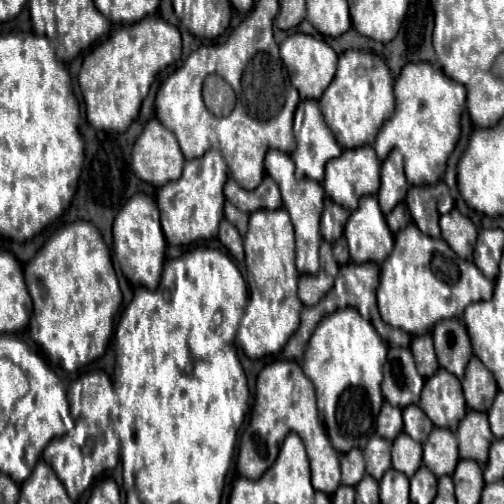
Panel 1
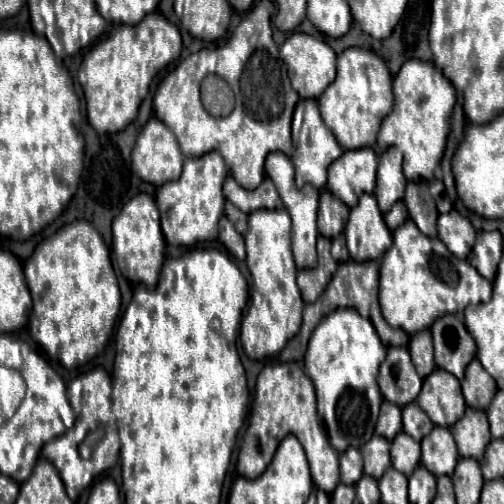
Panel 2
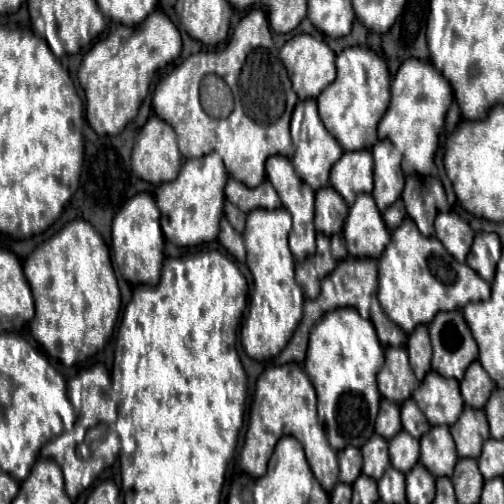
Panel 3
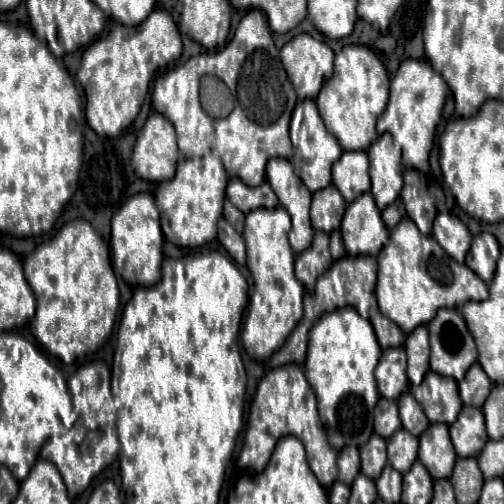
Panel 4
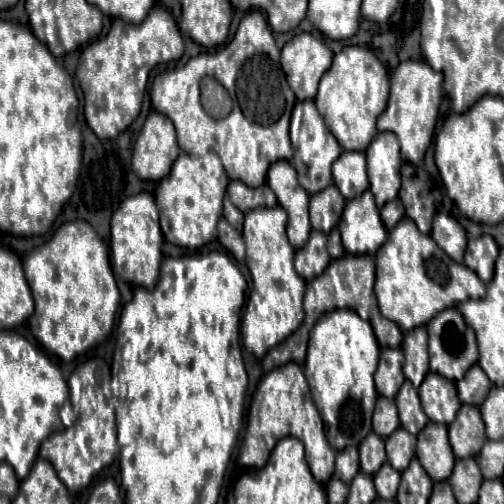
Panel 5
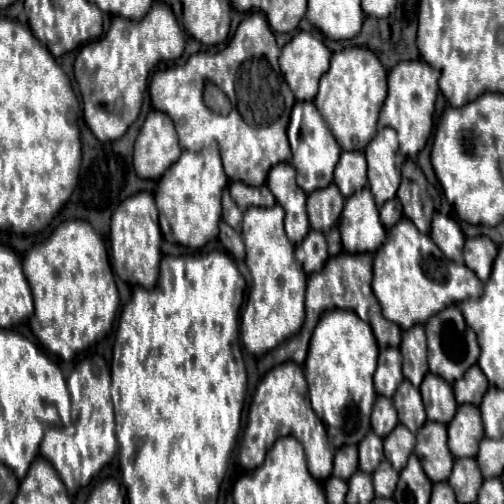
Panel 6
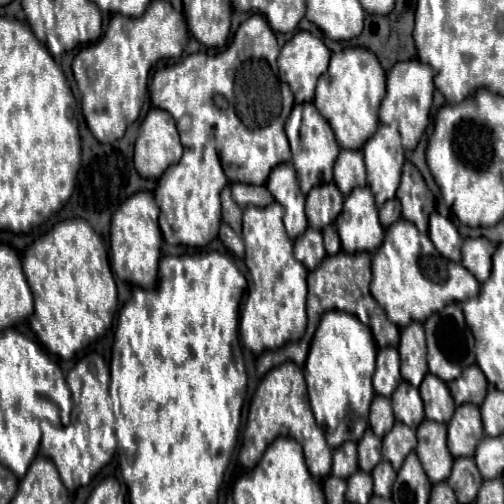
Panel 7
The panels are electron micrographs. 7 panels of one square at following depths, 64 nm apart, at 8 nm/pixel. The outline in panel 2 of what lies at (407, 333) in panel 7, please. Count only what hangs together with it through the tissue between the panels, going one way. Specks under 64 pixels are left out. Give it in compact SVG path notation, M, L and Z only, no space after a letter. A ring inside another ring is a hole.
M422 330L410 336L410 344L408 344L410 356L412 356L412 364L418 372L420 378L426 378L434 368L434 356L432 356L432 336L430 330Z

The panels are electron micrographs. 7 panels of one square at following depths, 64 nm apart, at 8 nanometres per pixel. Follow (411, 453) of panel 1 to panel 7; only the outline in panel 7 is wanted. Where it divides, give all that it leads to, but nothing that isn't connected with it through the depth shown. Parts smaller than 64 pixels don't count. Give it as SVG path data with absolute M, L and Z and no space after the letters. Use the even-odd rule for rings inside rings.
M396 422L394 428L382 438L382 458L392 464L392 468L400 468L410 450L416 448L416 434L406 424Z

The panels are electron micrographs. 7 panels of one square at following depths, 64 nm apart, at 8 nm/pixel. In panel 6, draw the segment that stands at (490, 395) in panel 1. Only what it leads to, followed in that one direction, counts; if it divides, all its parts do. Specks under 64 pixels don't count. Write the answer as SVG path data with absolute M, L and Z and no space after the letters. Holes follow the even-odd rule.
M478 366L468 368L468 372L453 384L455 399L458 404L470 403L480 404L484 394L488 390L488 380L484 372L480 372Z

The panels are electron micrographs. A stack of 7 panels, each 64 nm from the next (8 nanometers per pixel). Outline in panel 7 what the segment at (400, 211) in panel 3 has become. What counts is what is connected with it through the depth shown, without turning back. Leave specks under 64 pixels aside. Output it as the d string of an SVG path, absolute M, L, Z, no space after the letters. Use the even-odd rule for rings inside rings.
M394 198L394 200L388 200L388 204L384 204L382 208L380 208L380 224L384 226L384 228L388 228L392 222L396 222L396 220L400 220L400 202Z

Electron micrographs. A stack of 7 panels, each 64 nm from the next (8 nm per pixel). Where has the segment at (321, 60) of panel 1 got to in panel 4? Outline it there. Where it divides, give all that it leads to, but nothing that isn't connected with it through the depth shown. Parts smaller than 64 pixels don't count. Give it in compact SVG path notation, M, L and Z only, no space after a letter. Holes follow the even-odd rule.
M310 34L294 36L280 50L280 60L300 100L316 98L322 80L332 76L334 68L334 52Z

